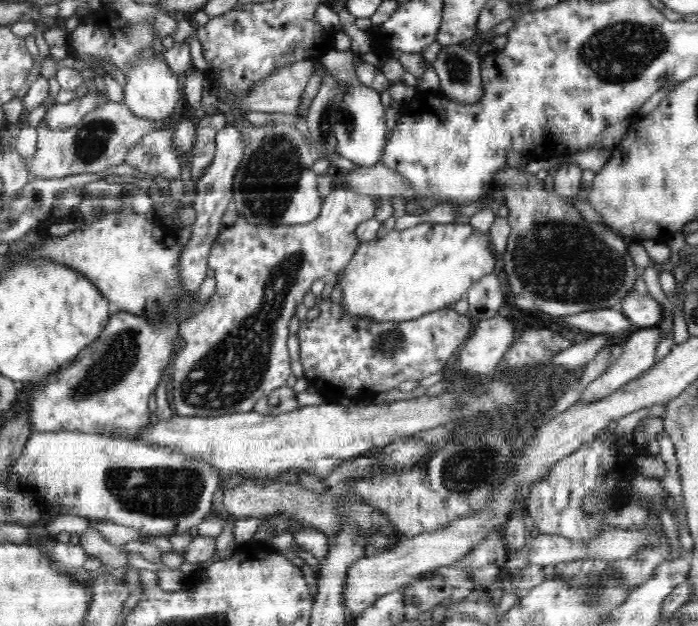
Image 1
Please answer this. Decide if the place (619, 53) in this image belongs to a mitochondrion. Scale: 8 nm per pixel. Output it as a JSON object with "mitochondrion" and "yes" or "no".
{"mitochondrion":"yes"}

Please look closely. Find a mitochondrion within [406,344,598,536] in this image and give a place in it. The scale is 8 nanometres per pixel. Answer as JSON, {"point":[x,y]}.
{"point":[467,472]}

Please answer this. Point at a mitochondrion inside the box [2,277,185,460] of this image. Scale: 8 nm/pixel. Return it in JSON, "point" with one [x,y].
{"point":[119,354]}

